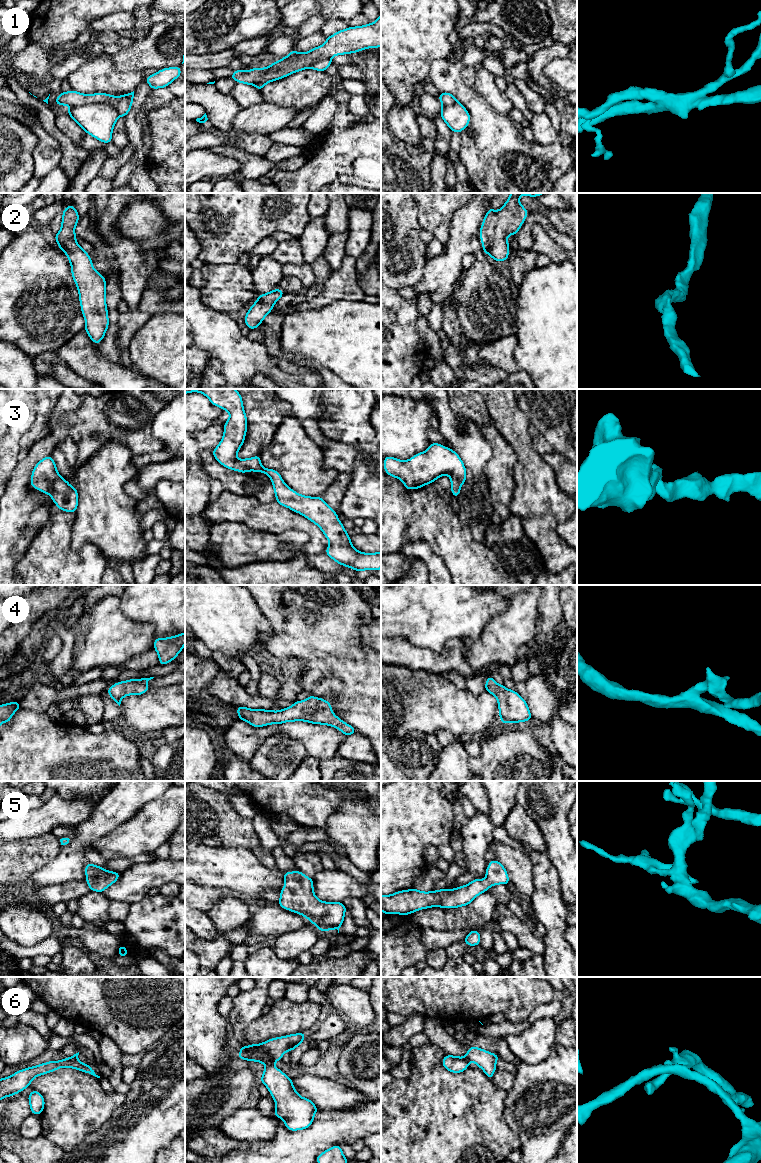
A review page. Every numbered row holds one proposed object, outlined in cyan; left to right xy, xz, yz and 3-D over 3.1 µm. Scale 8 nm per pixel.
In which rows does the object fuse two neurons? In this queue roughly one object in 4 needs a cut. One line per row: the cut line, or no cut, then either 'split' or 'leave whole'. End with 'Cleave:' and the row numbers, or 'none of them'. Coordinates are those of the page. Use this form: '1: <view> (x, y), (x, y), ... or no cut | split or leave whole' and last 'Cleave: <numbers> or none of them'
1: xy (72, 106), (110, 103), (120, 114) | split
2: no cut | leave whole
3: no cut | leave whole
4: no cut | leave whole
5: no cut | leave whole
6: xz (272, 1063), (267, 1065) | split
Cleave: 1, 6

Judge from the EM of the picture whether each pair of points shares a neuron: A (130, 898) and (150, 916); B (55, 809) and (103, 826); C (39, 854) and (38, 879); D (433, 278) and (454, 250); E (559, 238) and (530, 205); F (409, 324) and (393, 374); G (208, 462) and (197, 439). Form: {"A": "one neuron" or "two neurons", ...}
{"A": "two neurons", "B": "two neurons", "C": "two neurons", "D": "one neuron", "E": "two neurons", "F": "one neuron", "G": "two neurons"}

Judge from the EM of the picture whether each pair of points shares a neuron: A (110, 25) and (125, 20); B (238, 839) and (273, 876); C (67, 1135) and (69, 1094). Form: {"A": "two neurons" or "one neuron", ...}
{"A": "one neuron", "B": "two neurons", "C": "one neuron"}

